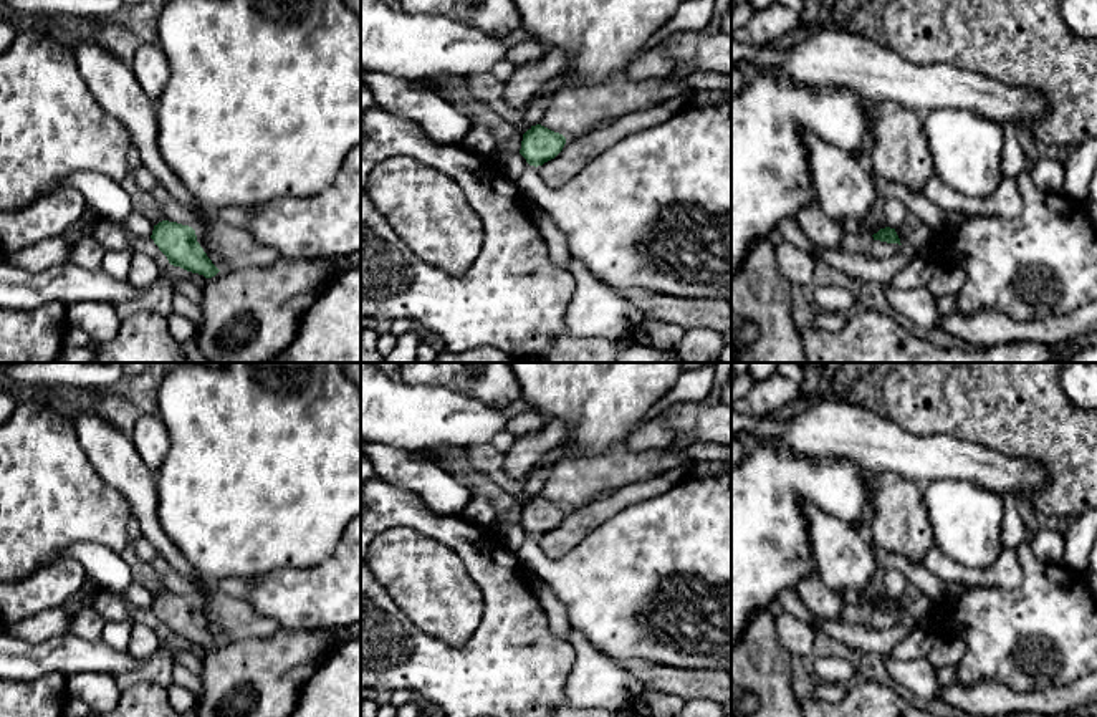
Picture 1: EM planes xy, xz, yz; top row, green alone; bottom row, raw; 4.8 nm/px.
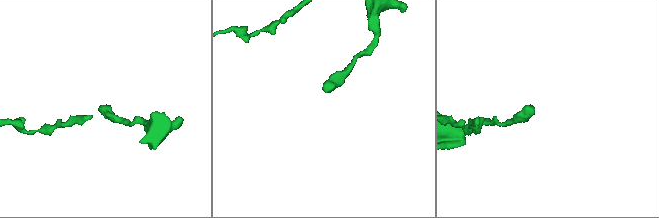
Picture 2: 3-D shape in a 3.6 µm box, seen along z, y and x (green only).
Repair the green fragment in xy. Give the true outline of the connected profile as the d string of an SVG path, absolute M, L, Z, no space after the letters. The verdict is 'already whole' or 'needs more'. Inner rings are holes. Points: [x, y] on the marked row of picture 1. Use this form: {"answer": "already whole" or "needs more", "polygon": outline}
{"answer": "already whole", "polygon": "M162 220L154 225L151 238L174 267L205 278L212 278L220 272L197 242L195 230L189 225Z"}

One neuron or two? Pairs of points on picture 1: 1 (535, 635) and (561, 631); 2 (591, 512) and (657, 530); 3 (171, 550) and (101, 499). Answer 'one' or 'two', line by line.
1: two
2: two
3: two

